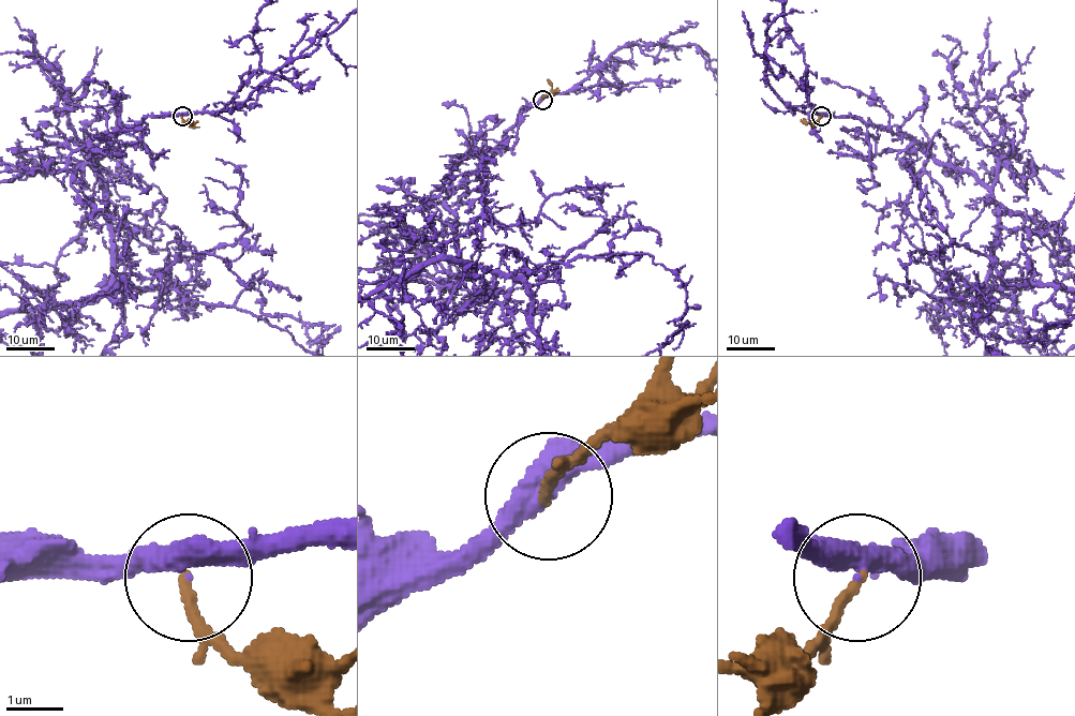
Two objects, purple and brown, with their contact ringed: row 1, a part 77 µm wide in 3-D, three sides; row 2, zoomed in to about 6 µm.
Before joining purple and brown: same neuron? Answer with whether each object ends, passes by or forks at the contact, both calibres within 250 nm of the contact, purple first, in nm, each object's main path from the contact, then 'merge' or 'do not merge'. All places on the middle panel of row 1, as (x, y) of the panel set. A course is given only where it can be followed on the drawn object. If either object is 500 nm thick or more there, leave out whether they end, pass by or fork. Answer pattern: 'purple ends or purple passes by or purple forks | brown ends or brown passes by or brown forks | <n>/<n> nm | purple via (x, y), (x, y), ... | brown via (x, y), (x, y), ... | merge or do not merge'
purple passes by | brown ends | 360/180 nm | purple via (542, 100), (446, 200), (469, 276), (448, 259), (418, 264) | brown via (542, 100), (552, 88), (547, 79) | merge

